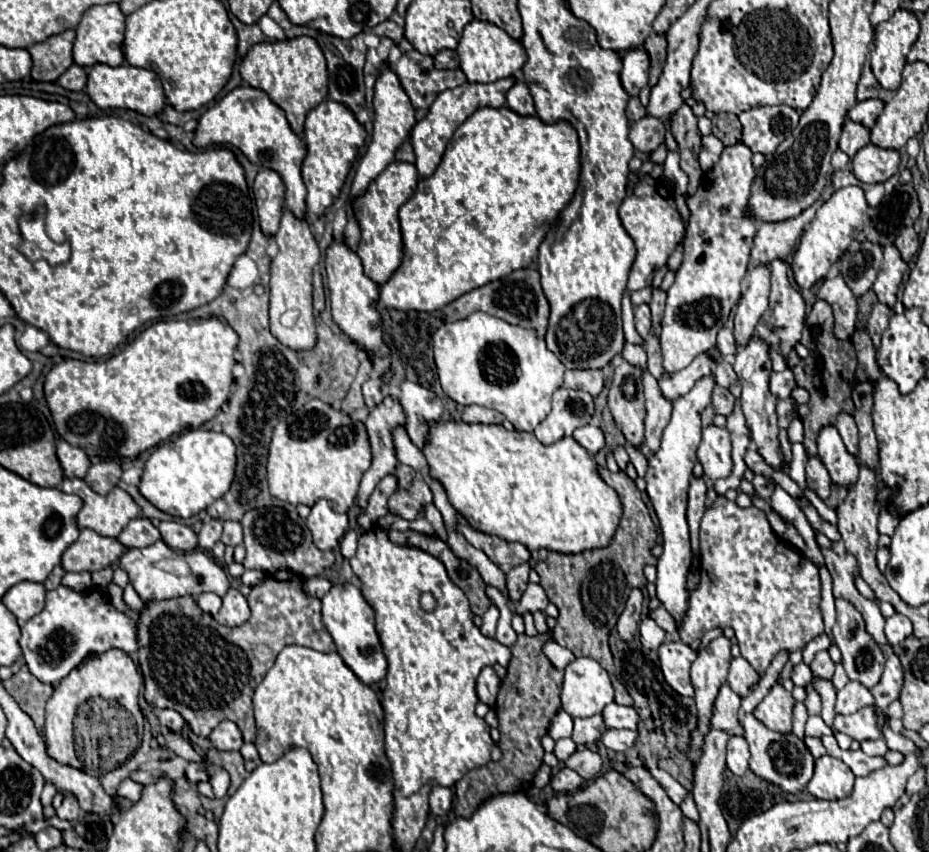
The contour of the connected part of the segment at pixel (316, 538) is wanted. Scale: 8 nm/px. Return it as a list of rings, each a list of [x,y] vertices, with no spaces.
[[[327,500],[315,502],[307,516],[307,528],[313,534],[313,544],[319,550],[335,550],[347,532],[349,518],[347,514],[339,514],[331,510]]]

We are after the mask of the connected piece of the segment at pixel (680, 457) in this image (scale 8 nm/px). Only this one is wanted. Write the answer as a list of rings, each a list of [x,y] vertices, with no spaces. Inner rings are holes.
[[[703,378],[693,390],[673,402],[673,416],[663,430],[659,450],[649,458],[649,468],[645,474],[647,494],[659,518],[661,534],[663,534],[663,554],[657,564],[657,600],[675,620],[677,630],[681,628],[681,618],[685,618],[685,610],[689,608],[689,590],[687,590],[687,574],[691,566],[693,552],[689,550],[689,526],[685,526],[685,502],[689,480],[693,476],[693,464],[697,460],[697,446],[701,442],[701,412],[711,404],[711,390],[715,380]]]

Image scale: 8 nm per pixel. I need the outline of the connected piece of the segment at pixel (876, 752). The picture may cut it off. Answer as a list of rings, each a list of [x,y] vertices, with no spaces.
[[[863,740],[863,742],[861,742],[861,750],[863,750],[867,756],[883,756],[889,748],[885,746],[883,740]]]

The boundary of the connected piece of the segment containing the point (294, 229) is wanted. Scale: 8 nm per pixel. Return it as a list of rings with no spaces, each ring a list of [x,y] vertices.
[[[289,208],[283,210],[281,226],[275,236],[279,244],[279,254],[271,260],[271,332],[277,340],[293,350],[311,348],[317,340],[315,336],[315,314],[311,306],[311,272],[319,262],[319,246],[311,234],[309,222],[305,218],[297,218]]]

